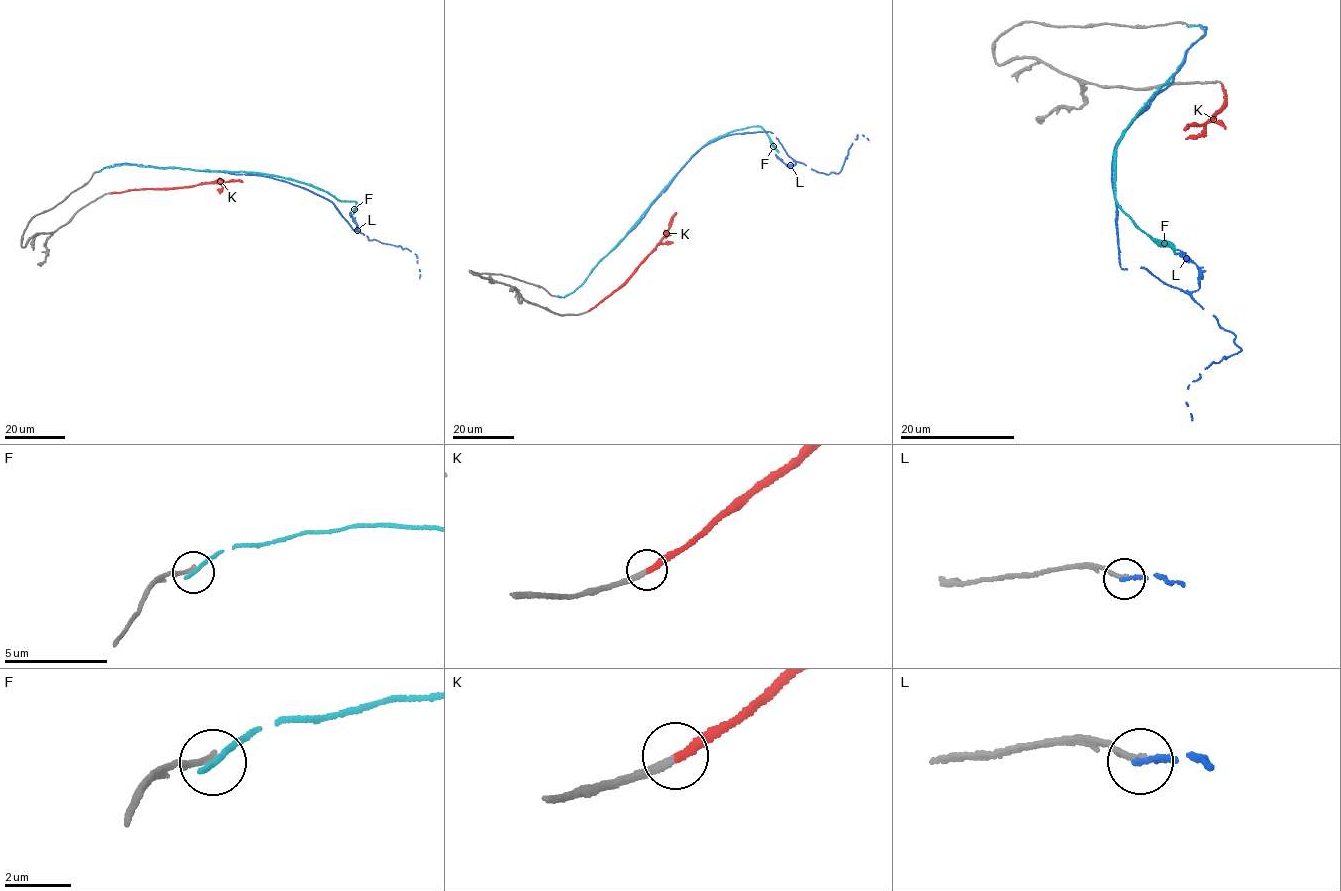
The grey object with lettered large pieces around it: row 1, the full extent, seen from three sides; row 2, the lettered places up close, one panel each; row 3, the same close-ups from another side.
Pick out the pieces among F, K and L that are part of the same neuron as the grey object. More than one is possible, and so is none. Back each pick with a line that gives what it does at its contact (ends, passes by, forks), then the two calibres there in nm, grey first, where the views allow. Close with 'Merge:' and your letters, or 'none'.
K: It ends there. Thickness 240 nm (grey) against 240 nm
Merge: K

